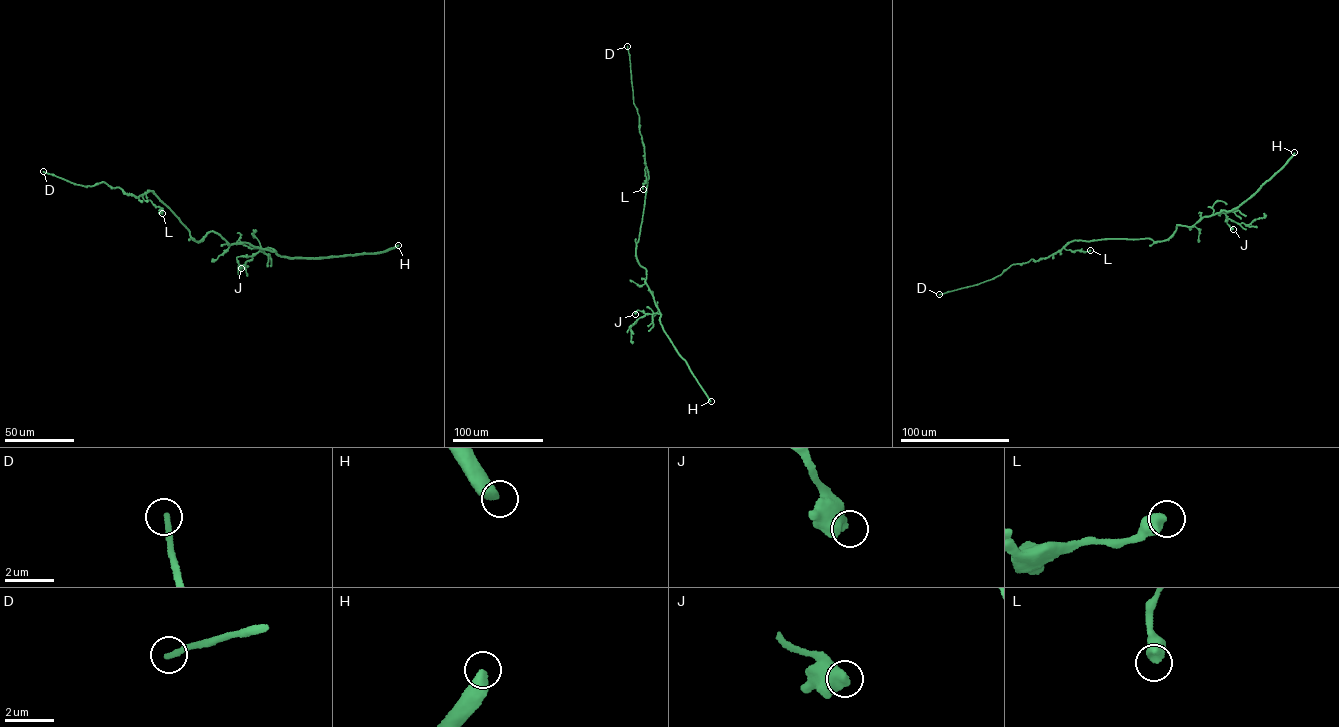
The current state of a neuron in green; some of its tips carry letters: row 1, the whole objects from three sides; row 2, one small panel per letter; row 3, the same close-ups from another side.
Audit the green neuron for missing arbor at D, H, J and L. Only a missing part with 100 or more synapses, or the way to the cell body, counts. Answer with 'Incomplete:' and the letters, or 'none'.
Incomplete: D

